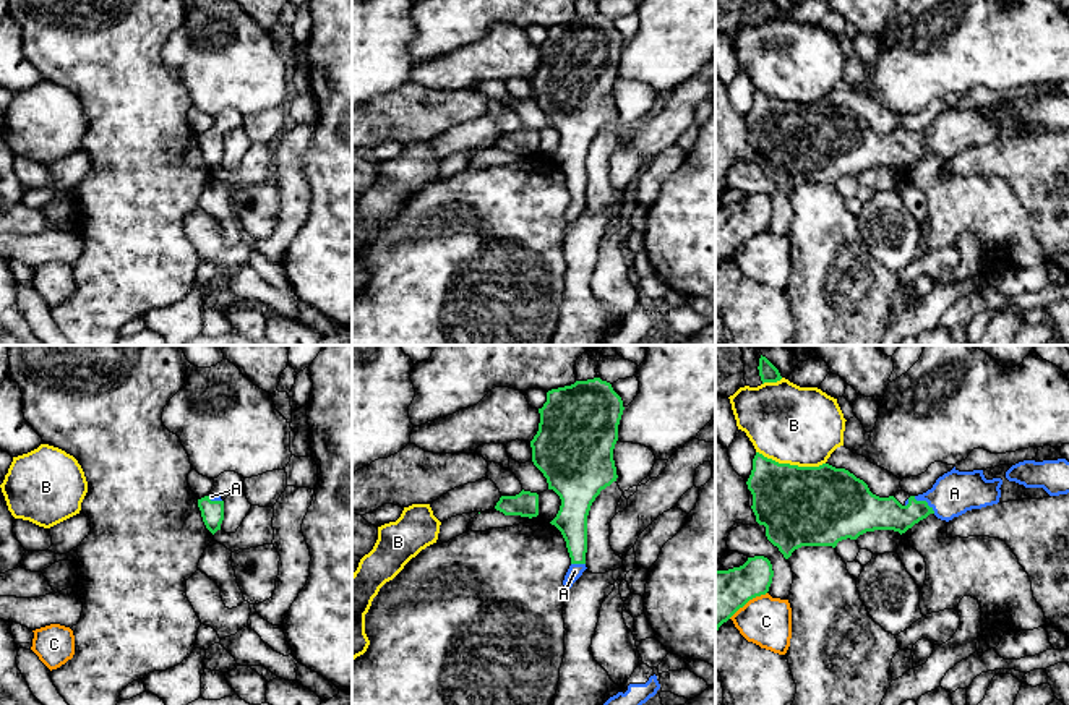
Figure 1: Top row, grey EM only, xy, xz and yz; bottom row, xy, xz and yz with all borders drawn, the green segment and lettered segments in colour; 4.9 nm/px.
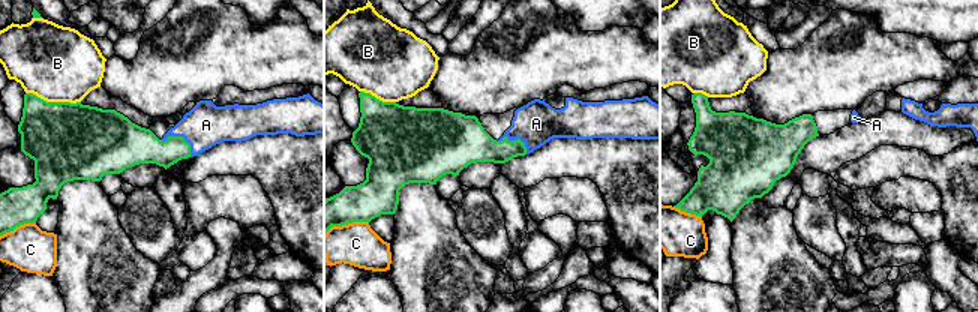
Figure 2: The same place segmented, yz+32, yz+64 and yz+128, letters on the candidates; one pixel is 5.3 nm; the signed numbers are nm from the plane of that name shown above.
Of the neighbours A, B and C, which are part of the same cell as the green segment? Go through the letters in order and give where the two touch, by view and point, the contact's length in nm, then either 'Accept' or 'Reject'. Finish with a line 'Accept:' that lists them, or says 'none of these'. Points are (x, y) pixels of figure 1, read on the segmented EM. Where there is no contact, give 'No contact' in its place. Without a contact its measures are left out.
A: Touches green at yz (925, 501). Shared border 140 nm. Accept
B: Touches green at yz (789, 464). Shared border 360 nm. Reject
C: Touches green at yz (747, 602). Shared border 240 nm. Reject
Accept: A

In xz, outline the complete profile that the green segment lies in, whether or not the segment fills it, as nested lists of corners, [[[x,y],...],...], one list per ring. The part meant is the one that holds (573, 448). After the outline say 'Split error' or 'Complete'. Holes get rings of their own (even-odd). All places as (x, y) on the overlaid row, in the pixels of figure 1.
[[[600,378],[552,389],[547,392],[547,402],[539,408],[539,431],[530,441],[532,462],[547,478],[548,489],[553,489],[561,499],[560,511],[550,523],[561,532],[571,558],[563,580],[565,593],[587,569],[587,515],[590,506],[600,491],[618,478],[613,449],[618,441],[623,410],[621,397],[610,382]]]. Split error

